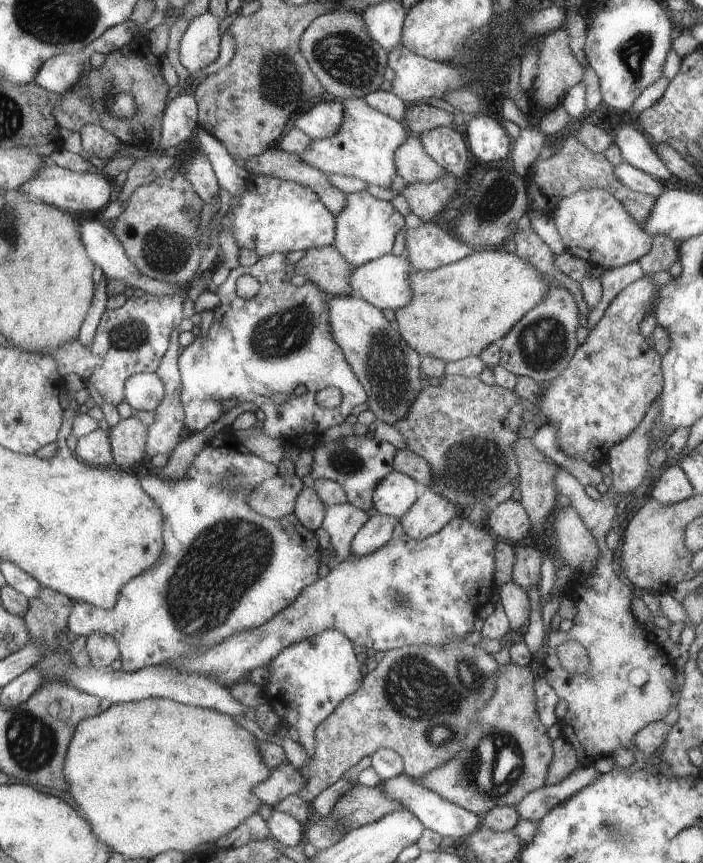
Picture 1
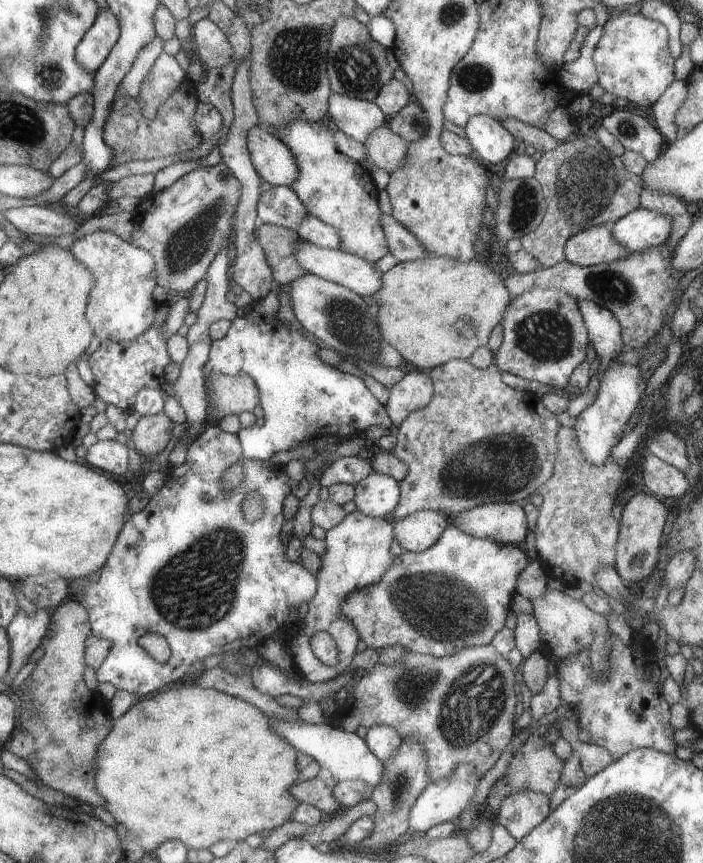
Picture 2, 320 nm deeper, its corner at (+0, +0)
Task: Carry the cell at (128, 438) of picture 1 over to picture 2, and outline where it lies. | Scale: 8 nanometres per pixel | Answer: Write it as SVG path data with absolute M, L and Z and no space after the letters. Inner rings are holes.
M164 411L155 415L141 415L132 429L132 446L147 459L158 455L172 440L173 420Z

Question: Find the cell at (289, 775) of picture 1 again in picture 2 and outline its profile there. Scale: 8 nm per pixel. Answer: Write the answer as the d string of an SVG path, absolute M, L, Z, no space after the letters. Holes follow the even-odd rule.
M333 776L322 780L320 777L300 780L290 788L292 794L301 803L308 803L321 810L326 817L336 814L340 808L340 800L335 796L338 780Z

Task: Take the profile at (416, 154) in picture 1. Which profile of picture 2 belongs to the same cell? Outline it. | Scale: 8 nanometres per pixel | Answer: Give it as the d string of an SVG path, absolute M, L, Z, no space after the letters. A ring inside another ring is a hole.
M388 124L373 133L363 142L368 159L375 167L380 167L391 173L397 169L406 156L407 142L389 129Z

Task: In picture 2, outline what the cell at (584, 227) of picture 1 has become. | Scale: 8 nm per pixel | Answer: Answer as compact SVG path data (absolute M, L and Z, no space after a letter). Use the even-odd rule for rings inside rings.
M602 224L587 227L570 237L565 244L564 260L581 267L591 267L628 258L629 254L629 250L612 236L610 225Z

